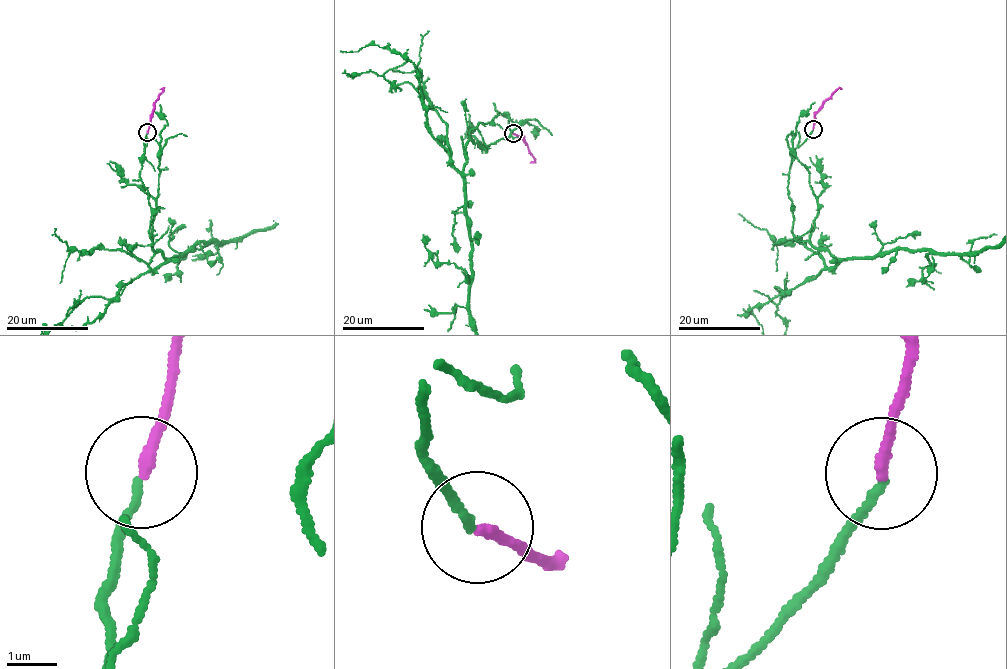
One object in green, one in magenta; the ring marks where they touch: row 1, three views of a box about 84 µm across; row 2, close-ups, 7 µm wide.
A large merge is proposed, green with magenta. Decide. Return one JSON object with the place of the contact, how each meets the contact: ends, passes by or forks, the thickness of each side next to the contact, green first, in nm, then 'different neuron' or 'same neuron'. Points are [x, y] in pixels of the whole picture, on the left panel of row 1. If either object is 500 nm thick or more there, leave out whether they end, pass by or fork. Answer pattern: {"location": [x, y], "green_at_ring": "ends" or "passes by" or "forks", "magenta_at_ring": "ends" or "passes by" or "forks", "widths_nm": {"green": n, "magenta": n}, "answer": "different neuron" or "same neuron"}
{"location": [147, 132], "green_at_ring": "ends", "magenta_at_ring": "ends", "widths_nm": {"green": 150, "magenta": 220}, "answer": "different neuron"}

